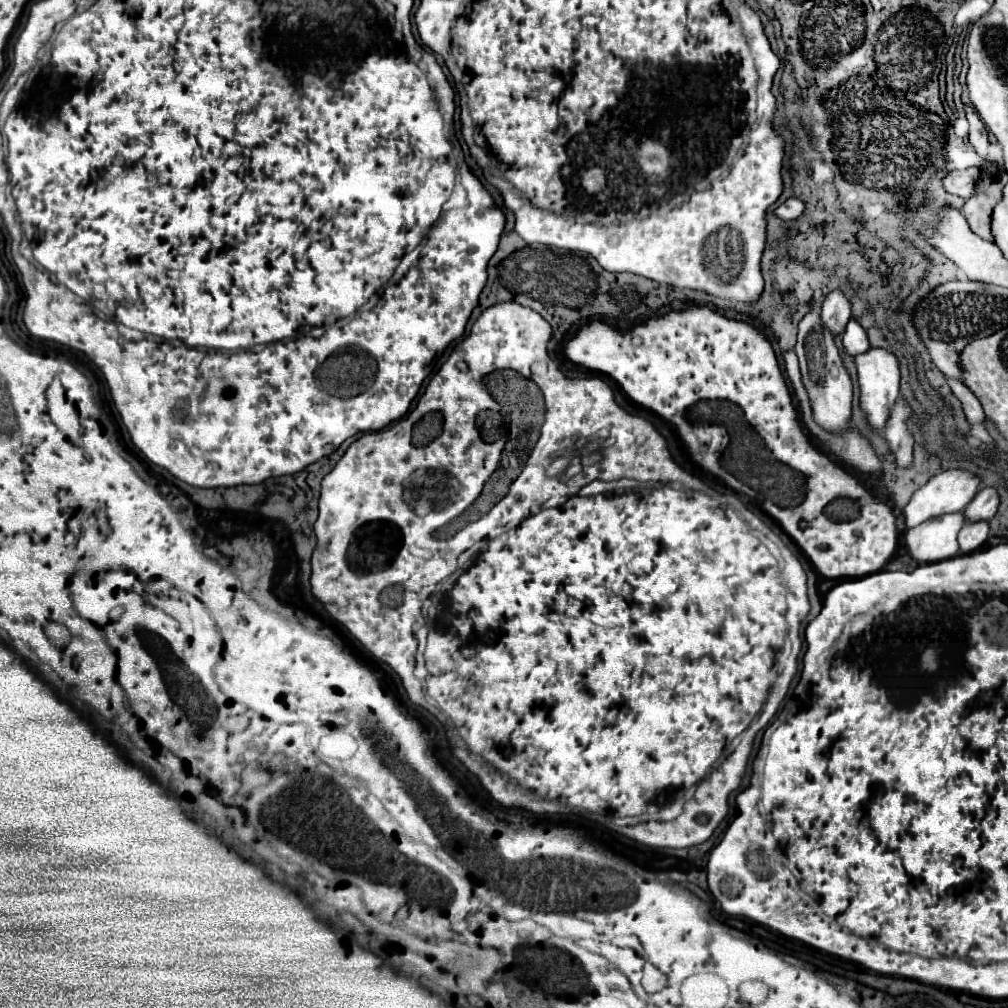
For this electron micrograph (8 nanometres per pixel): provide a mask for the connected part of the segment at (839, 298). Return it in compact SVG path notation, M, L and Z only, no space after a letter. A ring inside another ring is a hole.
M840 289L826 295L822 303L822 325L832 331L832 335L842 335L846 323L850 321L850 303Z

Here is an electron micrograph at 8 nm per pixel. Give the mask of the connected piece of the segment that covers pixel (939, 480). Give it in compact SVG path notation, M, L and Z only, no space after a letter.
M960 469L944 471L932 477L912 495L910 503L904 507L906 527L918 527L918 523L924 523L926 519L962 511L976 495L978 483L978 477Z

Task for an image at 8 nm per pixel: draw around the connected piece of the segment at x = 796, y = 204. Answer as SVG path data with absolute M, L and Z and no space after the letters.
M790 197L790 199L786 199L782 205L778 205L774 209L774 215L778 219L782 219L782 221L792 221L792 219L800 217L802 211L804 211L804 203L800 199L796 199L796 197Z

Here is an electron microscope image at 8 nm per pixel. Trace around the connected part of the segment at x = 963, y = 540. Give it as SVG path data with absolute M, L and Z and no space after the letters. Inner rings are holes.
M966 523L958 533L960 553L968 555L978 551L988 539L988 523Z

